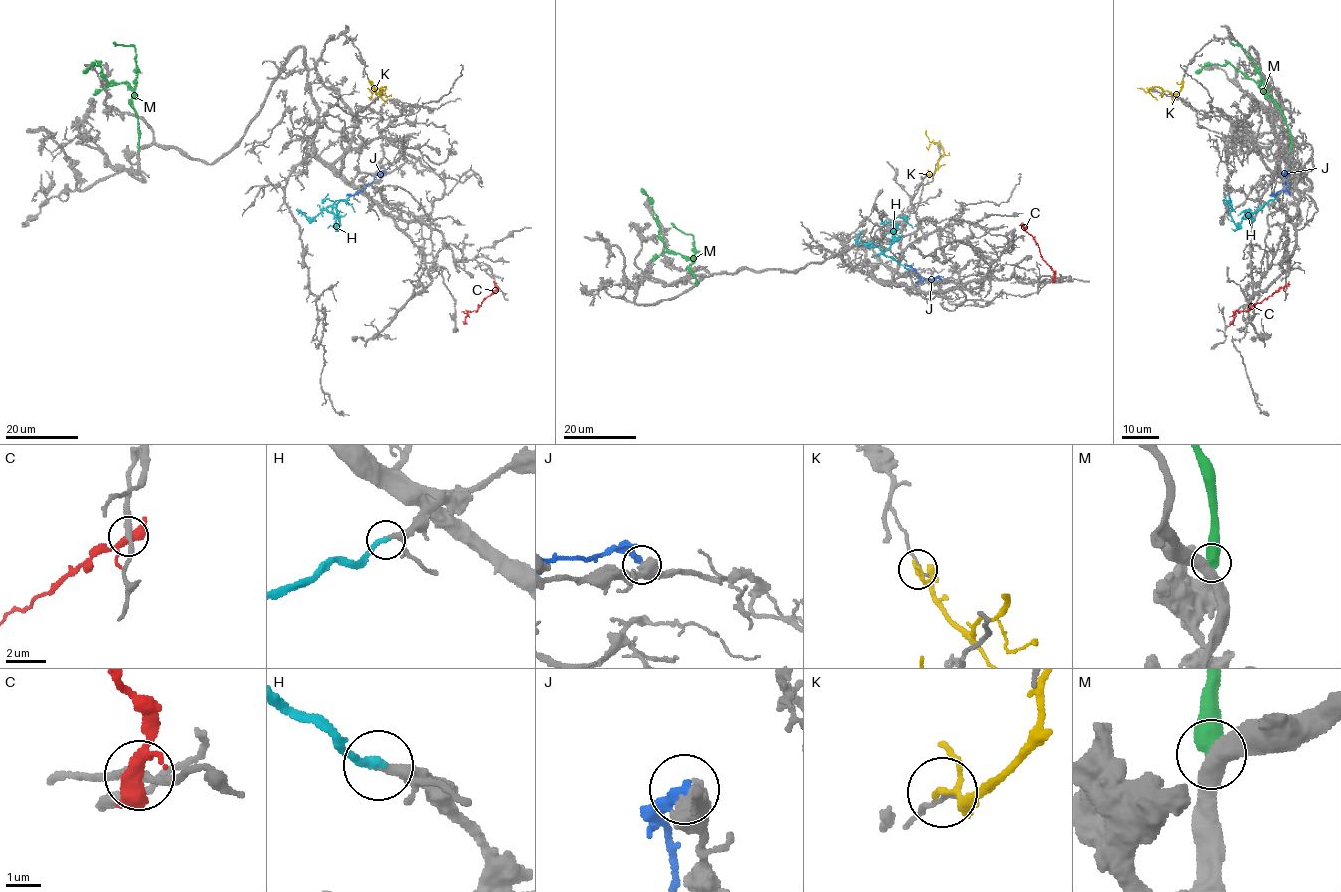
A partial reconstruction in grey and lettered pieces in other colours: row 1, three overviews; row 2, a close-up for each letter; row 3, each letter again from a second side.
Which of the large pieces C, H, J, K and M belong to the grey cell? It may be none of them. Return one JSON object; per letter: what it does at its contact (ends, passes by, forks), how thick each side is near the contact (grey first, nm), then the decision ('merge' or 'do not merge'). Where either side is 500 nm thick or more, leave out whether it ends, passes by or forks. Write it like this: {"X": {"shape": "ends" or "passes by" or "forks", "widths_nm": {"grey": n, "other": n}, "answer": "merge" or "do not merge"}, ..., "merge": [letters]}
{"C": {"shape": "forks", "widths_nm": {"grey": 260, "other": 360}, "answer": "do not merge"}, "H": {"shape": "ends", "widths_nm": {"grey": 200, "other": 280}, "answer": "merge"}, "J": {"widths_nm": {"grey": 500, "other": 340}, "answer": "do not merge"}, "K": {"shape": "passes by", "widths_nm": {"grey": 140, "other": 120}, "answer": "do not merge"}, "M": {"widths_nm": {"grey": 480, "other": 600}, "answer": "do not merge"}, "merge": ["H"]}

